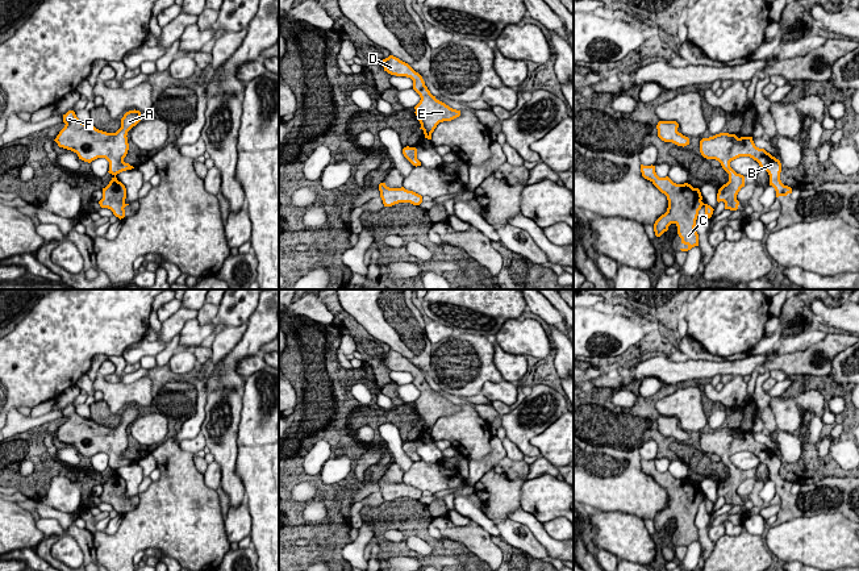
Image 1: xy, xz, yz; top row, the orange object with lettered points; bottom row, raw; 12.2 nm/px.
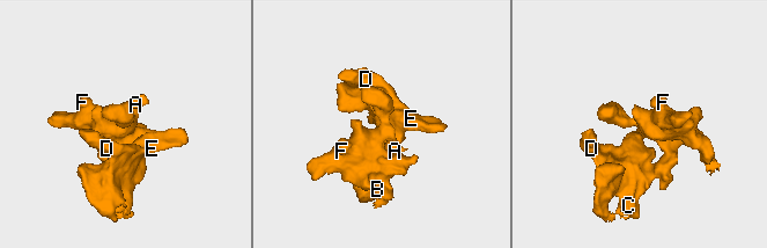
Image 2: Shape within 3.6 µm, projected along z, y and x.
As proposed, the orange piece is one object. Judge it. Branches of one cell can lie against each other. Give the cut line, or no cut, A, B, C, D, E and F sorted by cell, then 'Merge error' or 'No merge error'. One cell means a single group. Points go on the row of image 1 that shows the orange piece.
No split. Groups: A B C D E F. No merge error

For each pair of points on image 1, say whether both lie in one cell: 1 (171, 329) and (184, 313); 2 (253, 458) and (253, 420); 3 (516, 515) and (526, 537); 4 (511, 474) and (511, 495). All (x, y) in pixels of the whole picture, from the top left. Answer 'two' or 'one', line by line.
1: one
2: one
3: two
4: one

